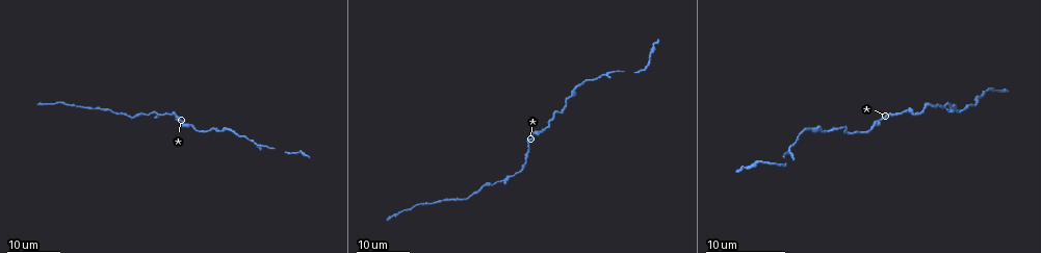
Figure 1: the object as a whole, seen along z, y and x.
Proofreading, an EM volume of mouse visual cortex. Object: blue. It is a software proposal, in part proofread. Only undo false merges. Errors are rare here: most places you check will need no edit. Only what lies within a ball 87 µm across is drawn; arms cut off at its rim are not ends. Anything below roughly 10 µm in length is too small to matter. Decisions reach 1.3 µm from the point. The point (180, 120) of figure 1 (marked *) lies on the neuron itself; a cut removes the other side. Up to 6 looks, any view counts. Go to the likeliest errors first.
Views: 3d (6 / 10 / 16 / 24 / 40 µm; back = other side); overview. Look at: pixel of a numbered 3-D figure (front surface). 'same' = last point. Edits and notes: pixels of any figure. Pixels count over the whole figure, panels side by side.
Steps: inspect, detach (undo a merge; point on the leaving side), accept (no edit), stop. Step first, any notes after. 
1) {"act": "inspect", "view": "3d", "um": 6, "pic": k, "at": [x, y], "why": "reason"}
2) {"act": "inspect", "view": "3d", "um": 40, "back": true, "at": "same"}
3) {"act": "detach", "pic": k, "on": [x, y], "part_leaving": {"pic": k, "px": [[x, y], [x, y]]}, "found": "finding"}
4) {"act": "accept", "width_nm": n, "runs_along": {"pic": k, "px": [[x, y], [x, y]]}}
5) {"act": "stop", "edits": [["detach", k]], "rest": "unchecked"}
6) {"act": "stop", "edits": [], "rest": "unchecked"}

{"act": "inspect", "view": "3d", "um": 24, "pic": 1, "at": [261, 145], "why": "two arms in line, one across"}

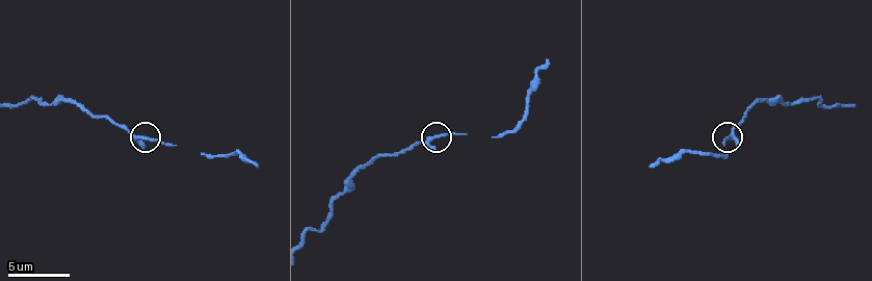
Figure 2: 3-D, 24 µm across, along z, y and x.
{"act": "inspect", "view": "3d", "um": 10, "pic": 2, "at": [141, 139]}

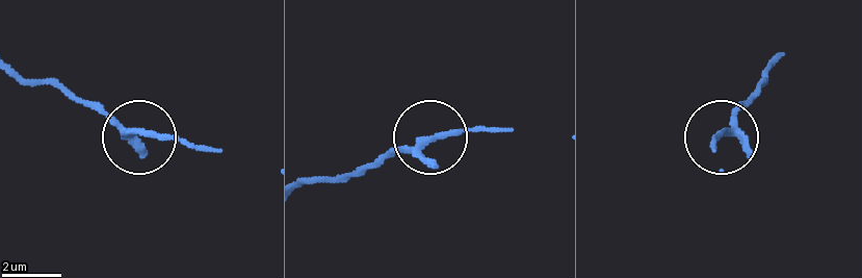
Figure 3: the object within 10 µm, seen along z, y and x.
{"act": "accept", "runs_along": {"pic": 3, "px": [[15, 71], [59, 83], [134, 128], [221, 149]]}, "found": "continuous, no second neuron"}

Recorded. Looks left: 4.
{"act": "inspect", "view": "3d", "um": 16, "pic": 1, "at": [508, 175], "why": "calibre changes"}

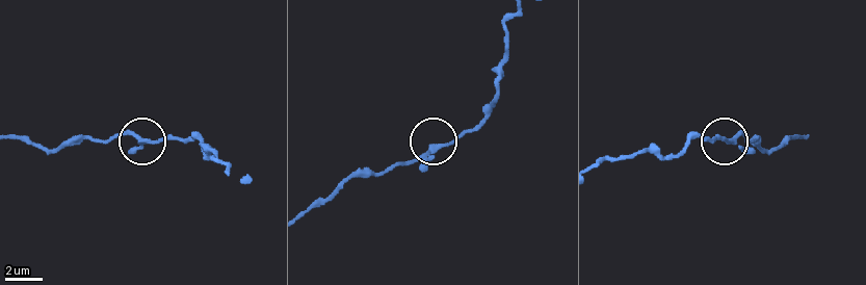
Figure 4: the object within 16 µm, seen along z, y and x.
{"act": "inspect", "view": "3d", "um": 10, "pic": 4, "at": [440, 144]}

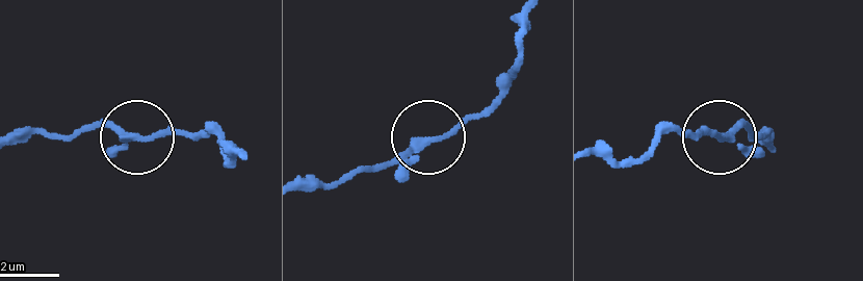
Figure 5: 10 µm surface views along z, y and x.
{"act": "accept", "runs_along": {"pic": 5, "px": [[239, 156], [229, 161], [207, 131], [125, 138], [83, 124]]}, "found": "continuous, no second neuron"}

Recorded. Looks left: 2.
{"act": "inspect", "view": "3d", "um": 6, "pic": 2, "at": [337, 196], "why": "calibre changes"}

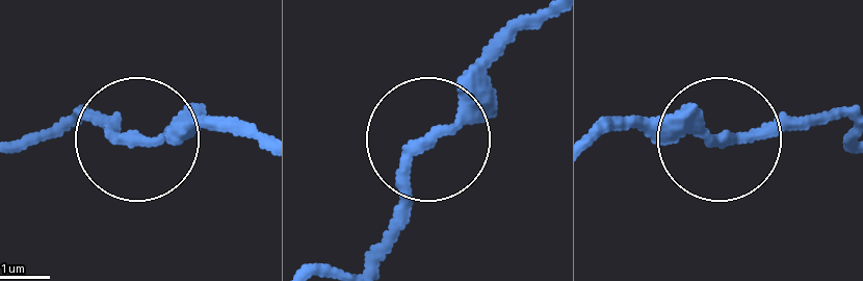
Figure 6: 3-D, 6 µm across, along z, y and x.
{"act": "accept", "runs_along": {"pic": 6, "px": [[64, 127], [81, 115], [127, 139], [246, 127]]}, "found": "continuous, no second neuron"}

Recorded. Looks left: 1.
{"act": "stop", "edits": [], "rest": "unchecked"}

